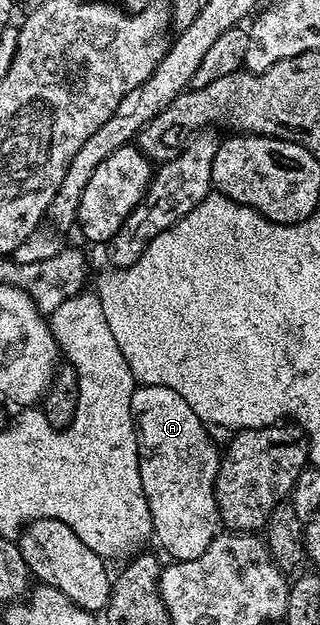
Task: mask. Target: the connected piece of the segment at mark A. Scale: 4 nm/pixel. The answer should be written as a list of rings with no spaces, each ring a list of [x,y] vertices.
[[[138,385],[132,394],[131,408],[139,448],[141,486],[151,512],[152,535],[155,540],[157,538],[170,559],[179,562],[198,559],[219,532],[217,501],[213,496],[213,488],[220,466],[220,449],[217,450],[213,444],[206,423],[193,406],[174,389],[165,385]]]

